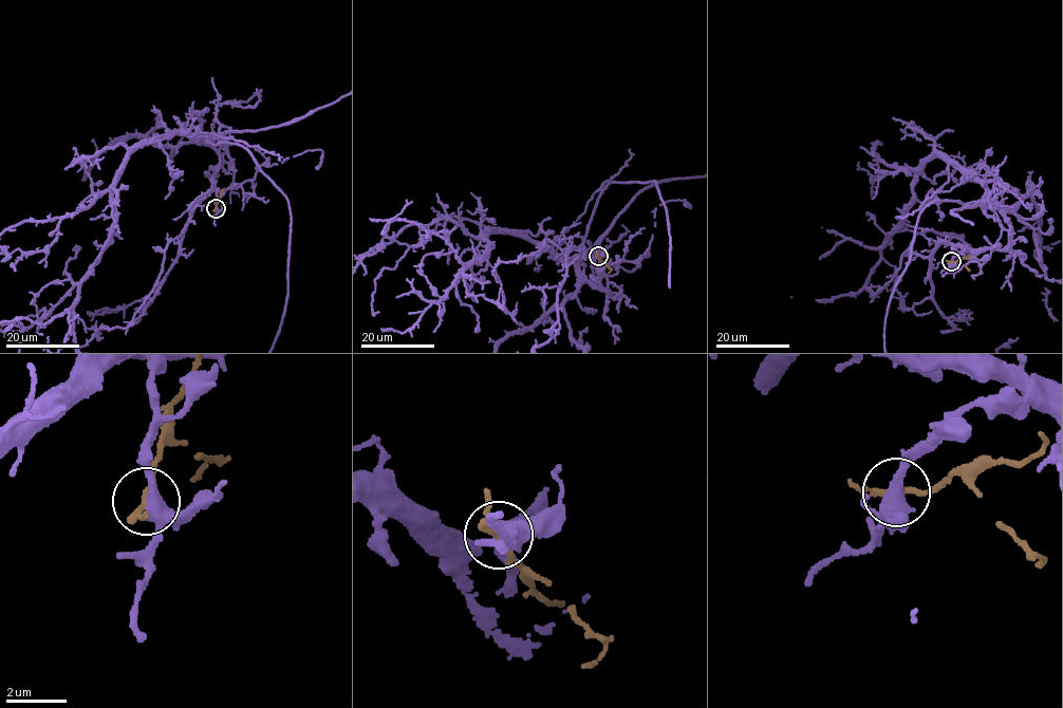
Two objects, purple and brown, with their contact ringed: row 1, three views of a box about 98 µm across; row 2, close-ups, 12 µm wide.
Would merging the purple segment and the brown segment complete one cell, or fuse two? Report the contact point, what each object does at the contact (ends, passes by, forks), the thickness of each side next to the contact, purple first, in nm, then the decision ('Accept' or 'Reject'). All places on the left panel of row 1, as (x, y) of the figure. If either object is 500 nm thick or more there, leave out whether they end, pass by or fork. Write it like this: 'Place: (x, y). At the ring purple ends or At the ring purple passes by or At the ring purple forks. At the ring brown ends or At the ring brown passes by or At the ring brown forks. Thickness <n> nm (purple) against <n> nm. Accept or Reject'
Place: (216, 208). At the ring purple forks. At the ring brown passes by. Thickness 360 nm (purple) against 190 nm. Reject

